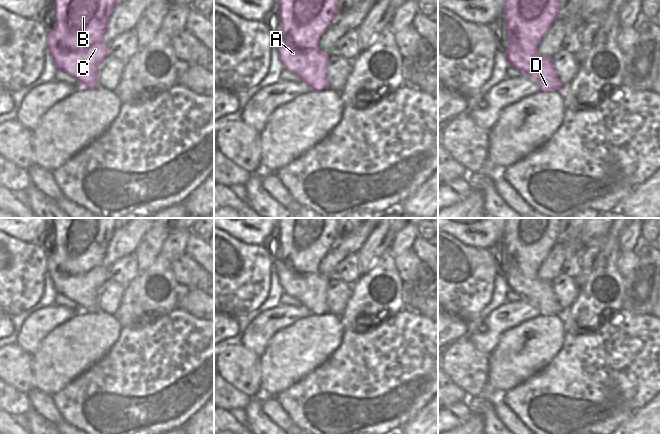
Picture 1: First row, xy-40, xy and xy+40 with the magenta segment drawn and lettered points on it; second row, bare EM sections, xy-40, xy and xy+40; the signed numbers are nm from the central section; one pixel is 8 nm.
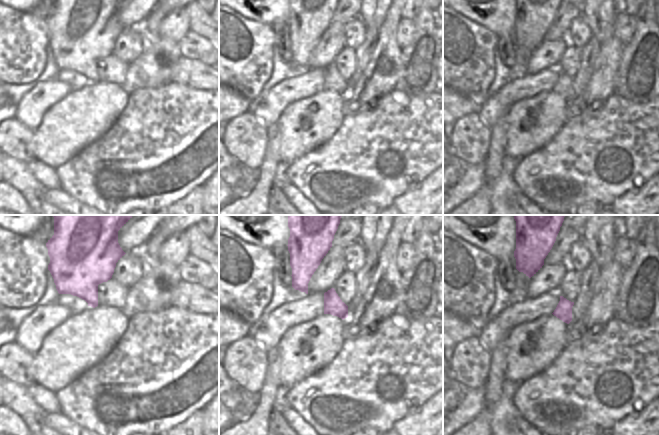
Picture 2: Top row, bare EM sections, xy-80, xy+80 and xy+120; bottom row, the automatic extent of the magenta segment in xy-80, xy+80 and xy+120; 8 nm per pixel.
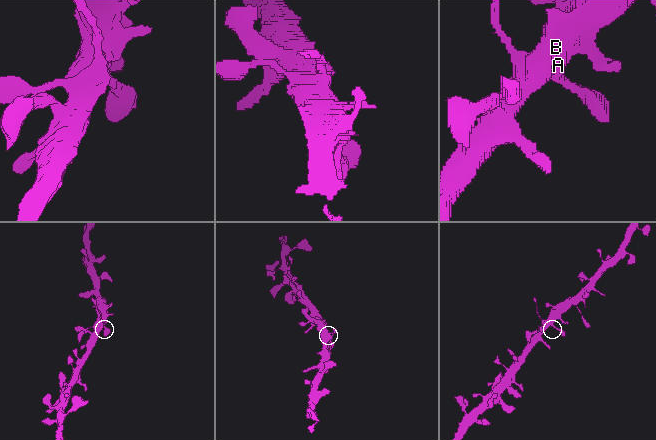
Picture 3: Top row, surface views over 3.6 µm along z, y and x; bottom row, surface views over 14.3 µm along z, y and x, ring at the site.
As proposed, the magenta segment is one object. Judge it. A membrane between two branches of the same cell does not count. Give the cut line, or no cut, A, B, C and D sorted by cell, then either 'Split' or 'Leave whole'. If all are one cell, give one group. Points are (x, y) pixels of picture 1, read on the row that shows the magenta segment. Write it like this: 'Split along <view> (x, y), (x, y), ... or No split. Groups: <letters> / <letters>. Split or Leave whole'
No split. Groups: A B C D. Leave whole

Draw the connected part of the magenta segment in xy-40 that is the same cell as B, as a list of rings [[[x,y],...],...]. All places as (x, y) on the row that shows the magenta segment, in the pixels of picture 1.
[[[51,0],[55,8],[55,24],[47,31],[47,49],[56,68],[74,77],[81,87],[96,89],[97,66],[109,55],[103,40],[107,22],[117,0]]]

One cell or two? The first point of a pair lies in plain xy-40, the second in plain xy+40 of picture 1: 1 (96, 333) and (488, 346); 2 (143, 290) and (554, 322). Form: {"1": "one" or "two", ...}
{"1": "two", "2": "two"}

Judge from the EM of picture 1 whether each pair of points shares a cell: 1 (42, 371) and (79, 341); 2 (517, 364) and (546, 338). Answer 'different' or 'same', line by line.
1: same
2: same

